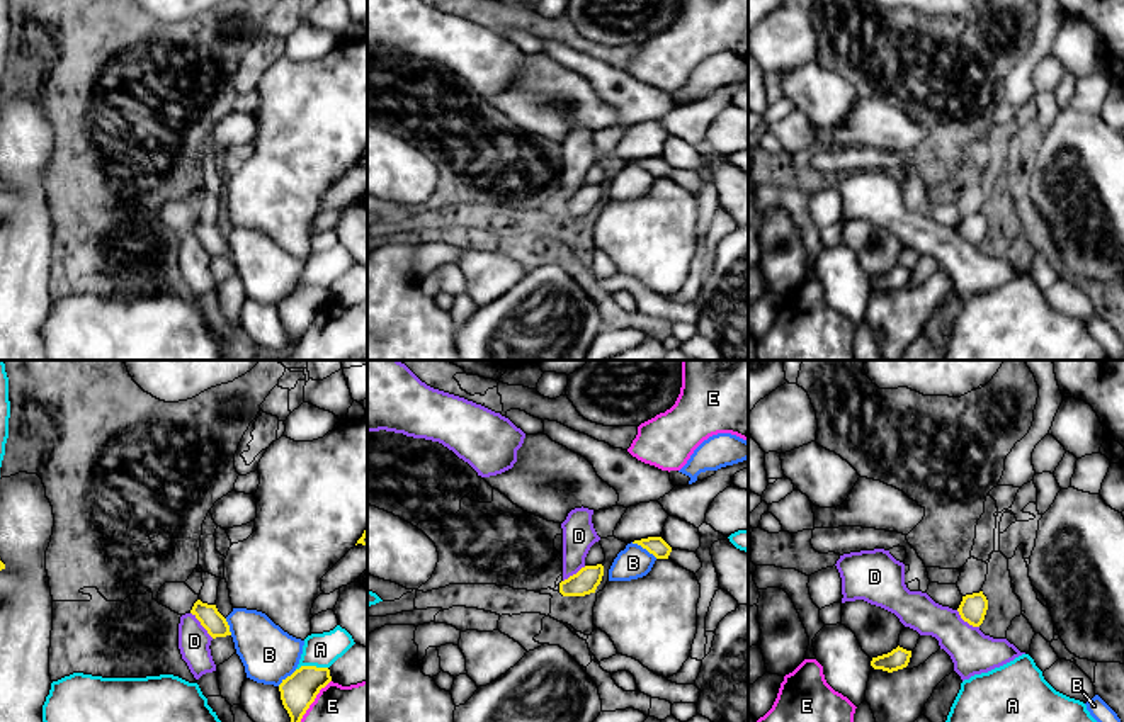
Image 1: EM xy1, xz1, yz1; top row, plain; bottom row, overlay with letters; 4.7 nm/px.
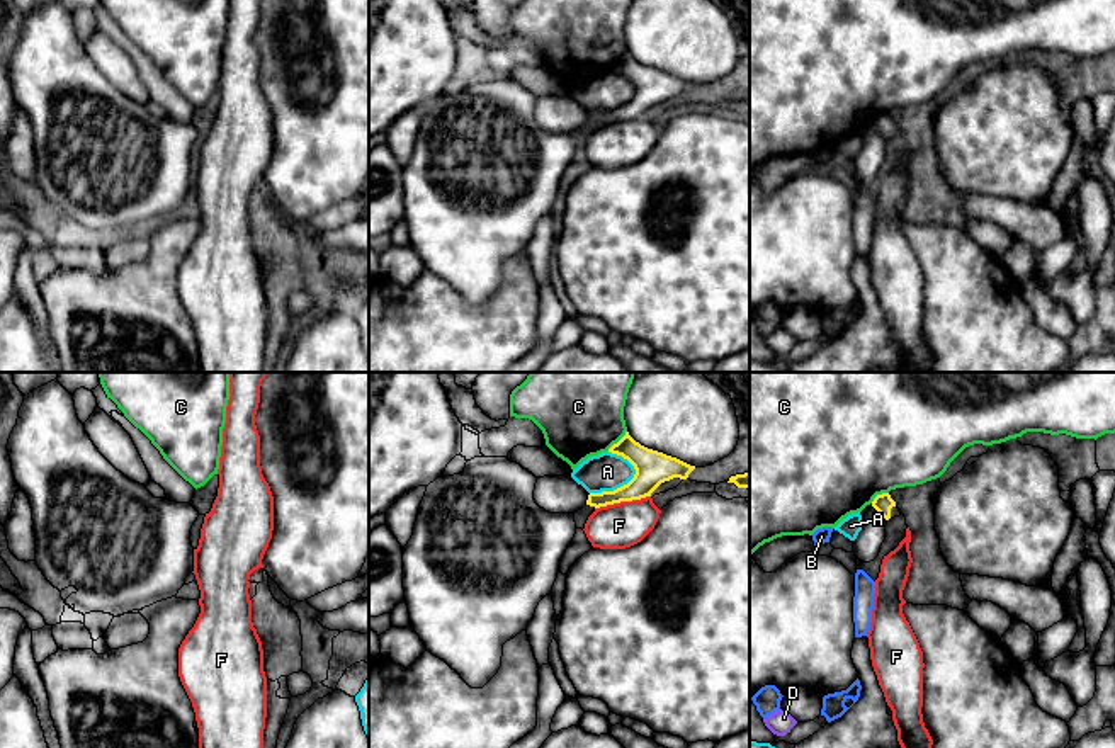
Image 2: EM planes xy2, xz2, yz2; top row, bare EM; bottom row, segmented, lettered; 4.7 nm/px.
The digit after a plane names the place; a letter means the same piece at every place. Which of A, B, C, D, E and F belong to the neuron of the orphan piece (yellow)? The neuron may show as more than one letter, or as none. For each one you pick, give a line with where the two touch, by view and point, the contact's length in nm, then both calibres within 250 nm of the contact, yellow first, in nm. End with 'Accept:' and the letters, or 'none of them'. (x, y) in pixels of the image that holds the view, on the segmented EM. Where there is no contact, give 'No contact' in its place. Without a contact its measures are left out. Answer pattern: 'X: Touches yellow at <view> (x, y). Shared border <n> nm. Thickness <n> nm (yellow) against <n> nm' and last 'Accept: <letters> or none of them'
Accept: none of them

